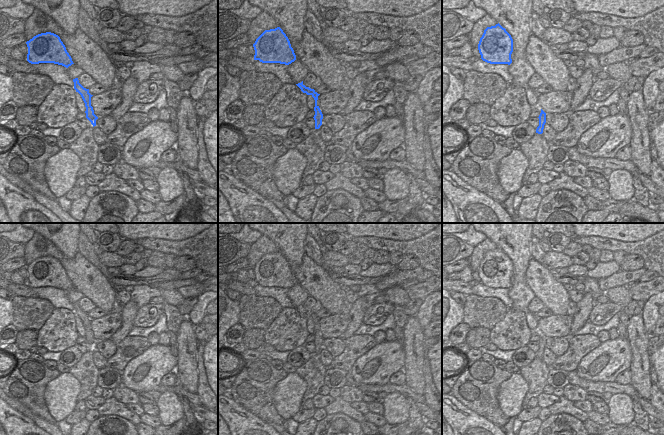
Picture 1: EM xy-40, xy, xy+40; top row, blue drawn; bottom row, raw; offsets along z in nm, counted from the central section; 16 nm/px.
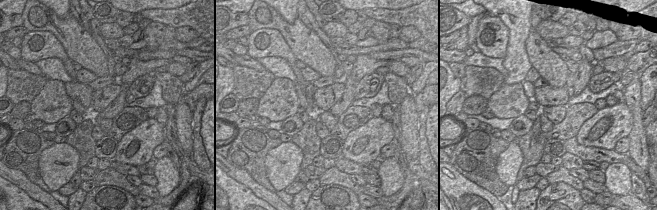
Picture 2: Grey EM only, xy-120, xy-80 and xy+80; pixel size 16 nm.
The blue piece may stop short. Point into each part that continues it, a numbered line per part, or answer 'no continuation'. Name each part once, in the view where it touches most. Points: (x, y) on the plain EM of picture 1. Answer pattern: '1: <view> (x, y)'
no continuation.

